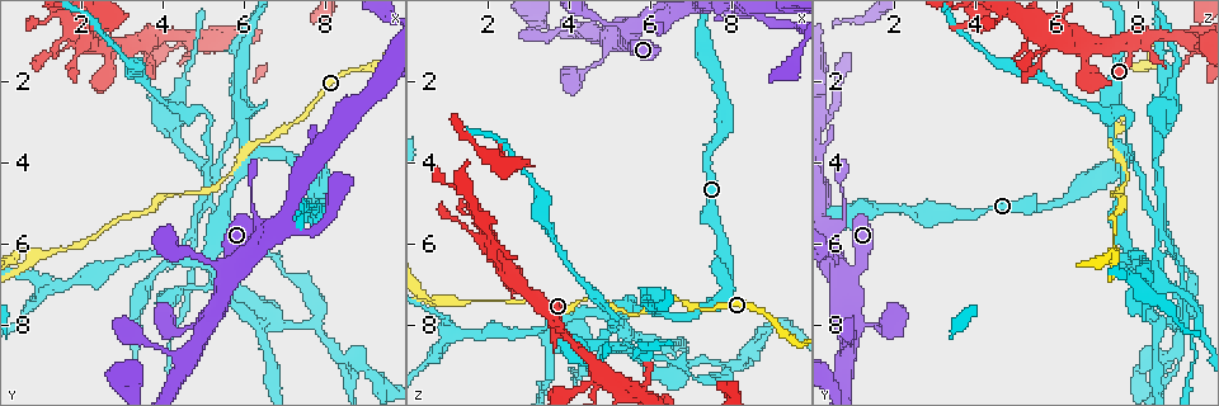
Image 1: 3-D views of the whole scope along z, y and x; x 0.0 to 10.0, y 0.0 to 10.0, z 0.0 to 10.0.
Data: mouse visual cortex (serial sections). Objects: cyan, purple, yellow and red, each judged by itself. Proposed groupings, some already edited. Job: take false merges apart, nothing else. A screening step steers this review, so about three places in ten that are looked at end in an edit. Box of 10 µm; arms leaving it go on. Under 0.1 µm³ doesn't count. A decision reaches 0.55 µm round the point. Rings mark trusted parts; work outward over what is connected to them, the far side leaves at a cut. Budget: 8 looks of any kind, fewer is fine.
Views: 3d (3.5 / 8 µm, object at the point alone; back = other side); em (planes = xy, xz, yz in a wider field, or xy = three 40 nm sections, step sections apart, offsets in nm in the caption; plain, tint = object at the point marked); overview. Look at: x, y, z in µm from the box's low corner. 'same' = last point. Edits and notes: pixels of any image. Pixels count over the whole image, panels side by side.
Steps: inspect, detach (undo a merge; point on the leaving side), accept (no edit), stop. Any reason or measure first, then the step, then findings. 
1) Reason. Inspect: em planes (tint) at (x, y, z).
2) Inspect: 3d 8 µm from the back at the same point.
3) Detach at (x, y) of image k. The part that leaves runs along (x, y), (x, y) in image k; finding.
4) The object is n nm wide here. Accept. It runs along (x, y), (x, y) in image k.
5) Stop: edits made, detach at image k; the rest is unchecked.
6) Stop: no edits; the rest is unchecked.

Small branch off a trunk. Inspect: 3d 8 µm at (4.85, 0.95, 9.25).

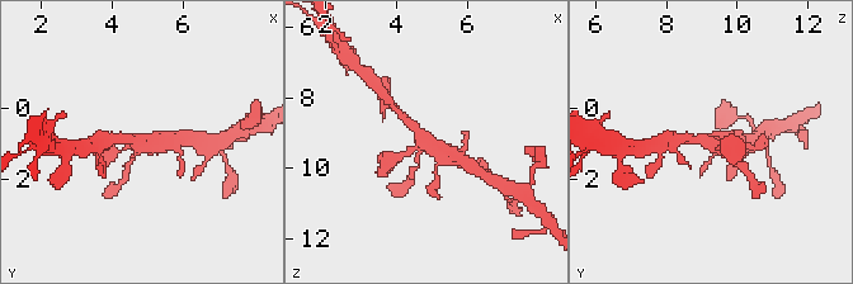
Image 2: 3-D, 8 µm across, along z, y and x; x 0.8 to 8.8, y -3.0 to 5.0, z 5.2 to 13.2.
Zoom in. Inspect: 3d 3.5 µm at the same point.

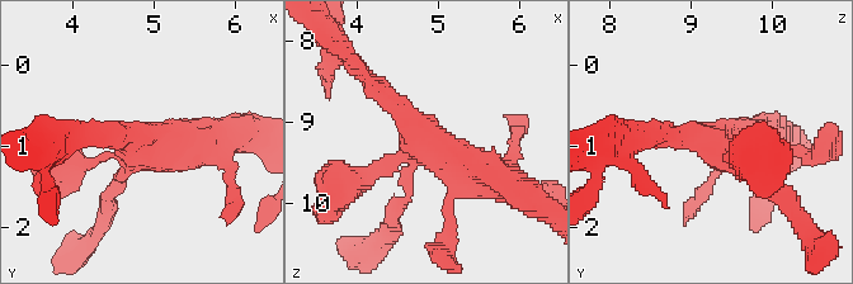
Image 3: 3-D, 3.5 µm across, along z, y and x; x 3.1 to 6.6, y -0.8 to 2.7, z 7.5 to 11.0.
4 arms meet here; the arms are 150, 150, 250, 450 nm wide. Inspect: em planes (tint) at (4.80, 0.95, 9.30).

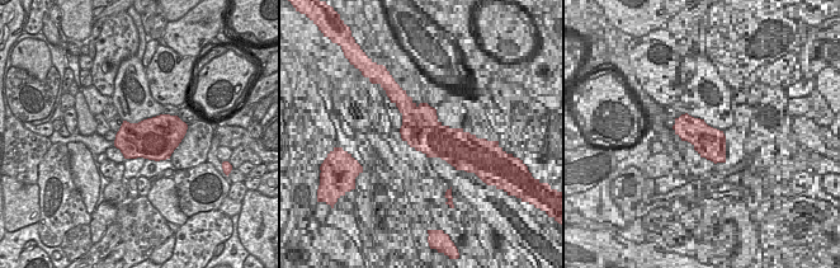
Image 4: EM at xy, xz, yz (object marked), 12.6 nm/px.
The object is 550 nm wide here. Accept. It runs along (370, 81), (443, 159), (502, 181) in image 3; one cell here.

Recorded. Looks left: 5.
Sharp bend. Inspect: 3d 8 µm at (7.80, 4.30, 6.85).

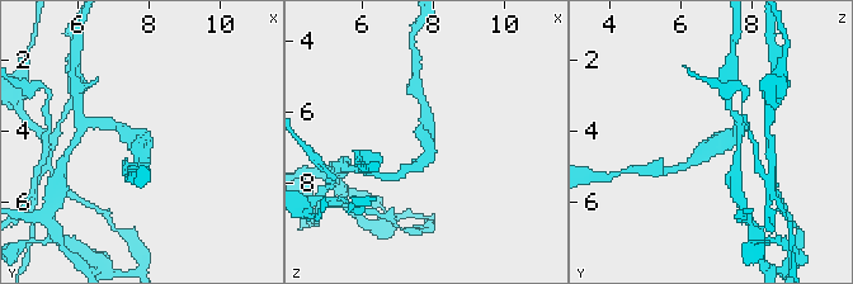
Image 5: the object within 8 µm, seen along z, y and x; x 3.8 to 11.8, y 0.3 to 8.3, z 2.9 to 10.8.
Inspect: 3d 3.5 µm from the back at the same point.

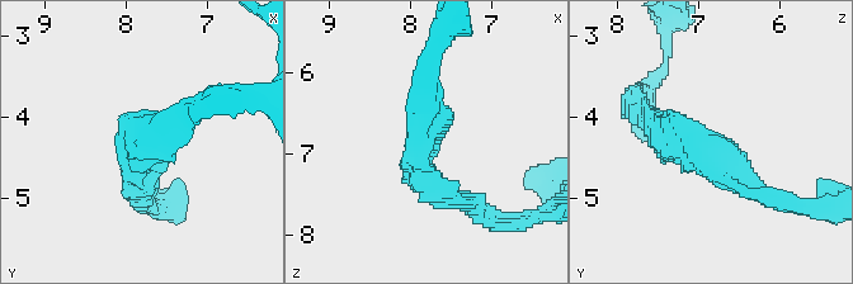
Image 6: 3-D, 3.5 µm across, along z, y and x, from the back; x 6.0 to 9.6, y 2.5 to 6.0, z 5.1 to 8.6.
The arms are 200, 350 nm wide; now the EM. Inspect: em xy step 2 (tint) at (7.90, 4.30, 6.90).

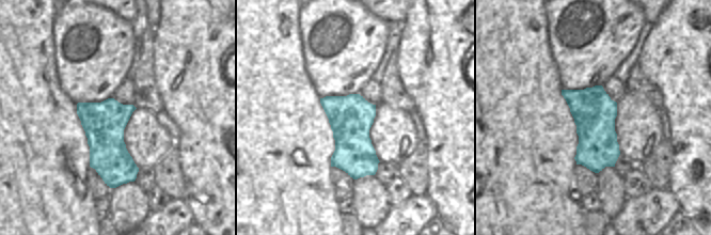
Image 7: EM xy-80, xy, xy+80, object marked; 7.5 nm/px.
Accept. It runs along (762, 195), (716, 145), (651, 118) in image 6; continuous, no second cell.

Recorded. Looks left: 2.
Thick turns thin. Inspect: 3d 3.5 µm at (0.80, 6.30, 7.40).

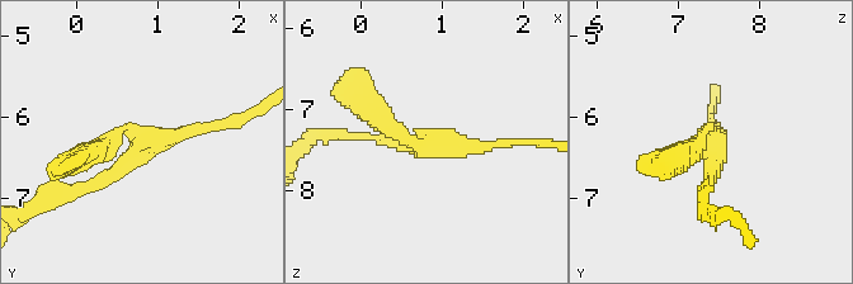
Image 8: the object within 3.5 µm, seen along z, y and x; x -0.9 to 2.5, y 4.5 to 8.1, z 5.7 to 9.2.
Need the tissue. Inspect: em xy step 5 (tint) at (0.80, 6.25, 7.45).

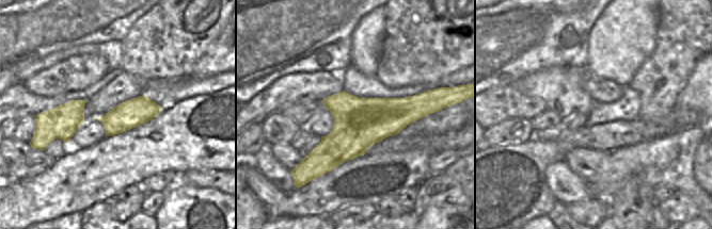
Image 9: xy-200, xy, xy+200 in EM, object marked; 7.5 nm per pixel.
Accept. It runs along (512, 143), (410, 143), (367, 108) in image 8; one cell here.

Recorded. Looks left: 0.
Stop: no edits; the rest is unchecked.

